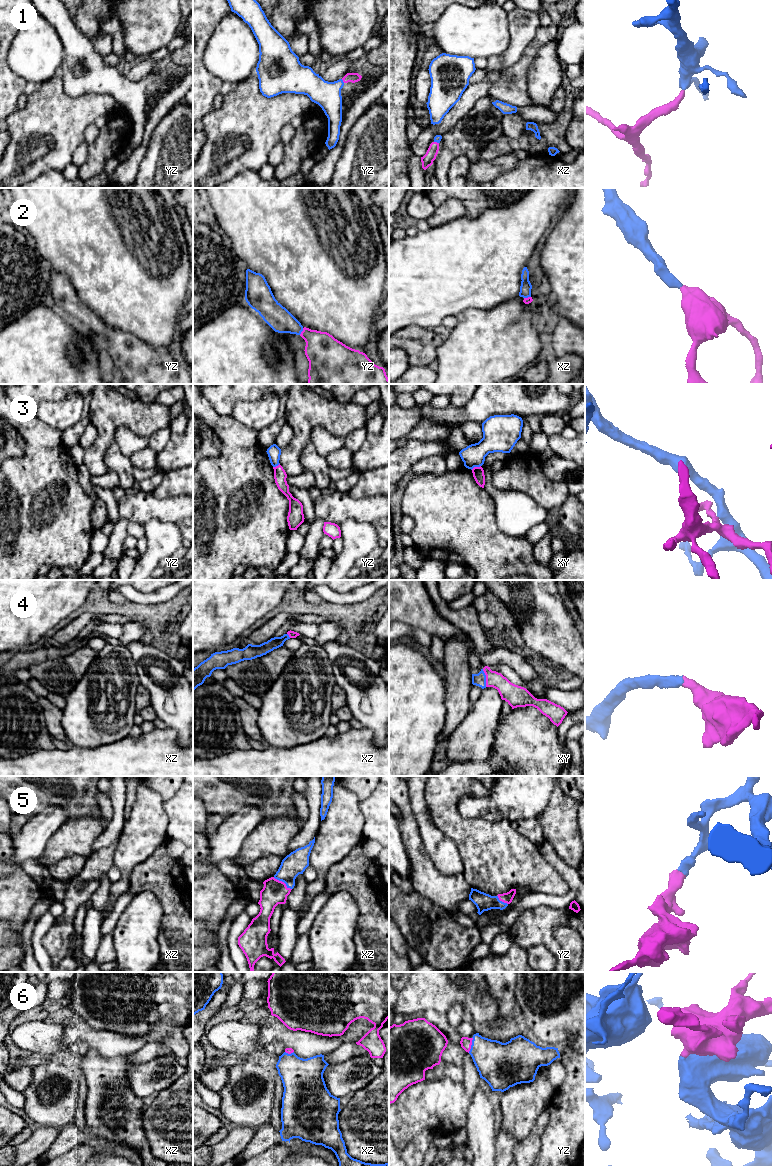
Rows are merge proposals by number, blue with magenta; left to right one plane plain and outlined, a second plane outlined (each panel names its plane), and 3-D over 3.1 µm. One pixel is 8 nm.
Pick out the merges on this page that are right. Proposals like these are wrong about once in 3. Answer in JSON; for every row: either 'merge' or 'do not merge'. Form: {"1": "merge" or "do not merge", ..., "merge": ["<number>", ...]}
{"1": "merge", "2": "merge", "3": "do not merge", "4": "merge", "5": "merge", "6": "merge", "merge": ["1", "2", "4", "5", "6"]}

